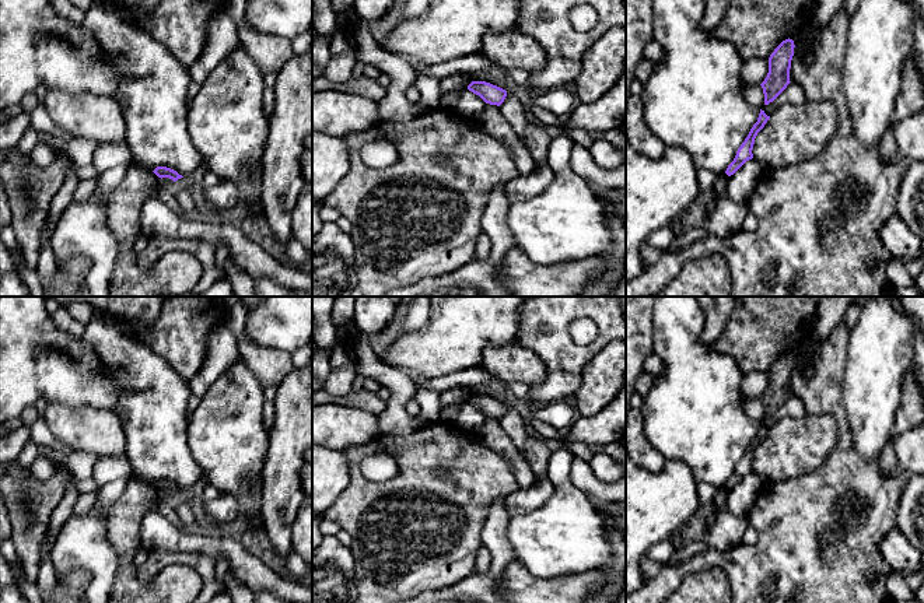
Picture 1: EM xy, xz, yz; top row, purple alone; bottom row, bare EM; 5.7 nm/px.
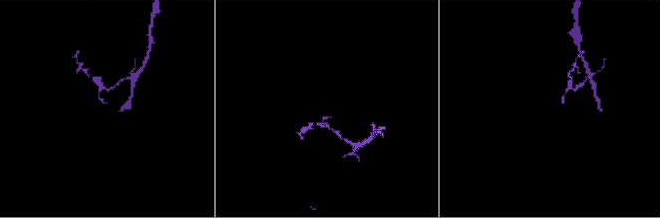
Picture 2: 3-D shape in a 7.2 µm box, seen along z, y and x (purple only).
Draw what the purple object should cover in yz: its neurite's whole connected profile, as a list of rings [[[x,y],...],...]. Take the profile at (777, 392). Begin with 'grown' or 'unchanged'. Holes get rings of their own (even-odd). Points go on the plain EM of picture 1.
unchanged; [[[783,354],[769,371],[769,386],[760,397],[764,407],[764,418],[773,416],[791,396],[790,382],[794,369],[794,354]]]

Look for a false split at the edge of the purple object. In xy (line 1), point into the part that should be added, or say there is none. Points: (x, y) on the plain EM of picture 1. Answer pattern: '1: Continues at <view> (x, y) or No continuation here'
1: No continuation here

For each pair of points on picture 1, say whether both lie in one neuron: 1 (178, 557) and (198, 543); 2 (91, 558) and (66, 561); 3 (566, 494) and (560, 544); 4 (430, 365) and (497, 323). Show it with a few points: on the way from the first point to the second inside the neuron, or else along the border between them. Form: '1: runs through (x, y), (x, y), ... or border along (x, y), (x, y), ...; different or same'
1: border along (154, 549), (202, 553), (213, 560); different
2: runs through (86, 558), (72, 558); same
3: runs through (566, 507), (566, 532); same
4: runs through (447, 349), (472, 323), (480, 323); same

